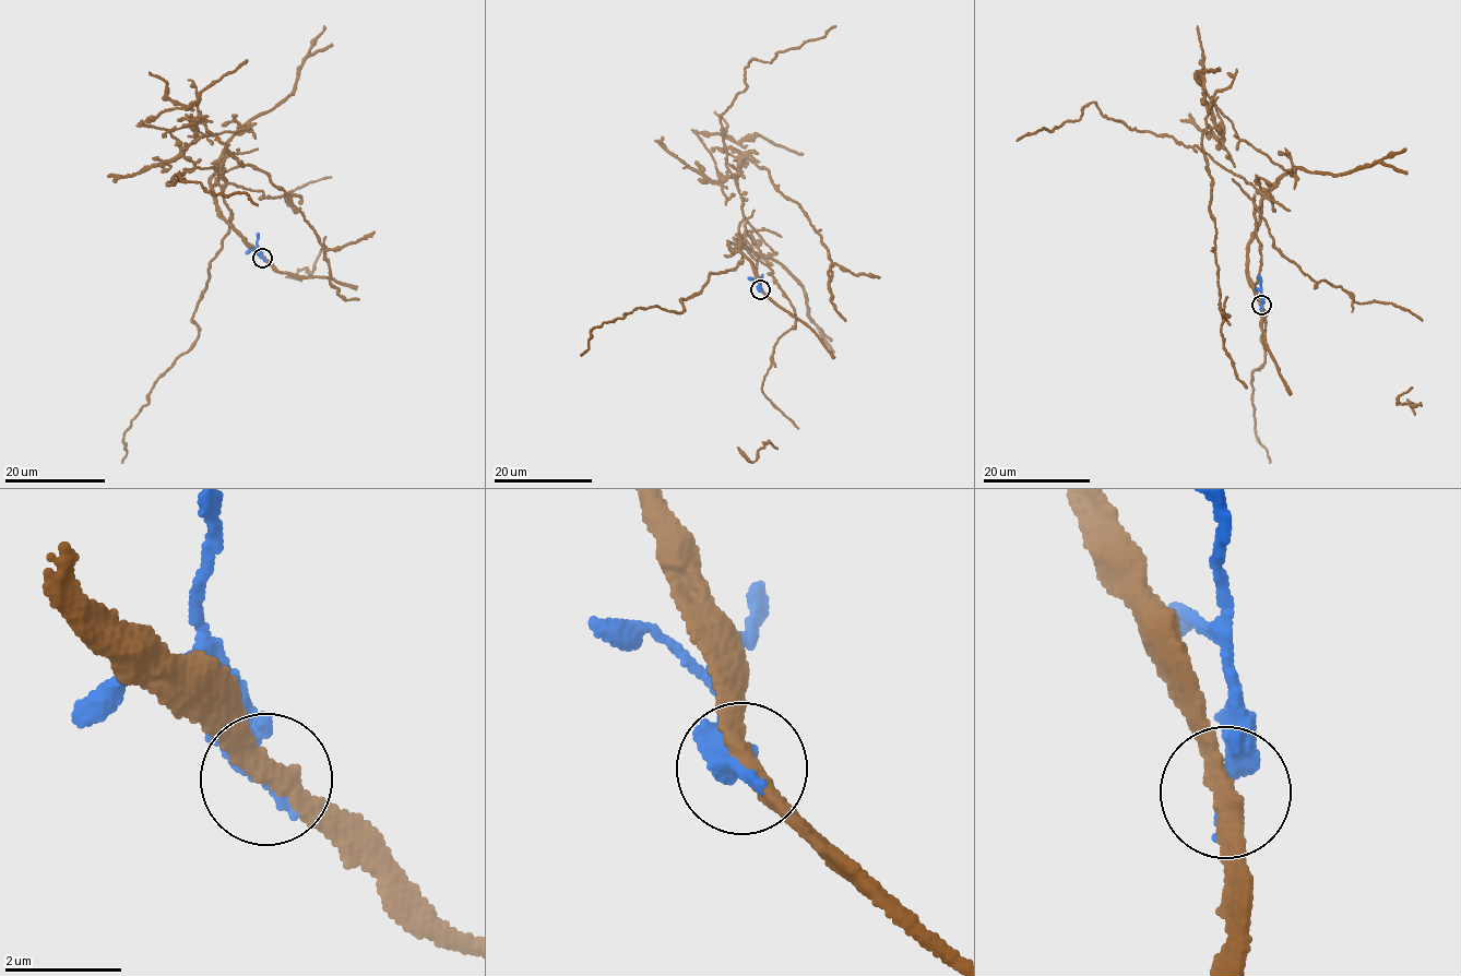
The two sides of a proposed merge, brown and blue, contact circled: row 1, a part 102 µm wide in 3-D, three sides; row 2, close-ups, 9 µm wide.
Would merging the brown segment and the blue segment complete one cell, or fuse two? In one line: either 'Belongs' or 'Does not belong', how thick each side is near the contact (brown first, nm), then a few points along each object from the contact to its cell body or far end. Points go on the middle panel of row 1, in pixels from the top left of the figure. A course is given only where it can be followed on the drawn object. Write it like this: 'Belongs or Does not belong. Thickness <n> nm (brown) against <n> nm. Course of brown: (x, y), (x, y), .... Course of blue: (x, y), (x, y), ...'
Does not belong. Thickness 320 nm (brown) against 440 nm. Course of brown: (760, 289), (731, 250), (774, 252), (745, 218), (747, 157), (820, 235), (845, 321). Course of blue: (760, 289), (758, 282), (762, 274)

